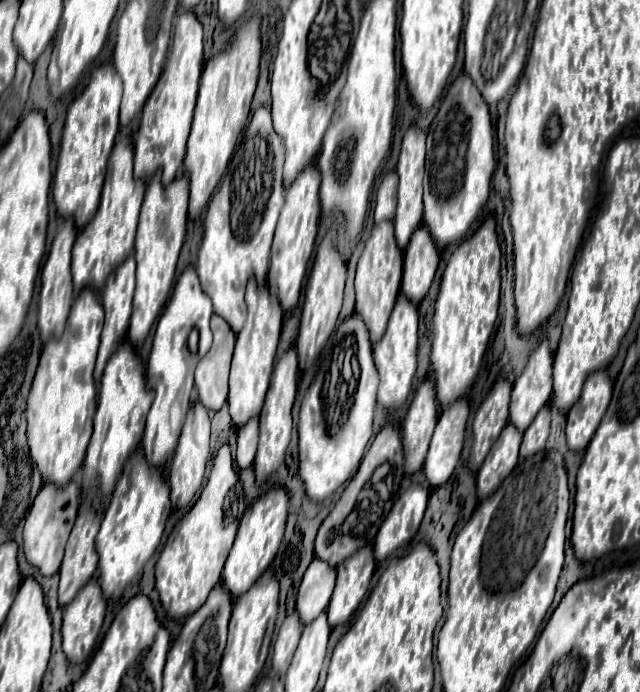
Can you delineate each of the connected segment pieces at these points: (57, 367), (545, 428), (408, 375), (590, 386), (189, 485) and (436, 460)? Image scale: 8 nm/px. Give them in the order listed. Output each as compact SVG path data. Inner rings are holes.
M84 289L70 311L64 335L44 345L40 365L28 395L28 447L44 481L64 487L80 469L88 441L92 437L92 417L96 411L96 385L92 379L100 333L104 325L104 309L100 297L92 289Z
M544 405L532 425L526 429L522 447L520 447L520 457L526 459L528 455L536 455L536 451L542 451L546 445L550 433L550 405Z
M402 293L398 295L396 307L392 311L386 335L378 345L374 345L374 361L380 373L378 387L378 405L382 409L398 409L406 403L412 391L412 379L416 373L416 347L418 347L418 311L416 305L410 303Z
M606 371L592 373L582 389L578 403L568 411L566 439L572 451L584 451L594 437L612 397L612 381Z
M194 405L188 411L182 435L180 435L180 443L172 461L172 469L170 469L170 489L172 489L172 505L176 509L182 509L186 505L190 505L194 501L194 495L198 493L204 473L206 473L206 463L210 459L210 417L208 411L204 409L204 405Z
M458 399L442 411L424 461L424 475L432 487L440 487L452 477L464 447L468 415L470 409L466 399Z

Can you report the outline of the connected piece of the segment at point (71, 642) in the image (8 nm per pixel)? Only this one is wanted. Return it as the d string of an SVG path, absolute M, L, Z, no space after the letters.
M92 579L64 611L62 649L70 663L84 663L98 641L106 615L106 599L96 579Z

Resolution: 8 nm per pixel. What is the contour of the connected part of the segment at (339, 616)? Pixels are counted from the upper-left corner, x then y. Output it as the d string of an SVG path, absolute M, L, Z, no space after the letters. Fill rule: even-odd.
M370 547L360 549L358 553L354 553L336 567L338 571L336 589L326 611L330 627L344 625L356 613L364 595L368 593L374 569L376 561Z

